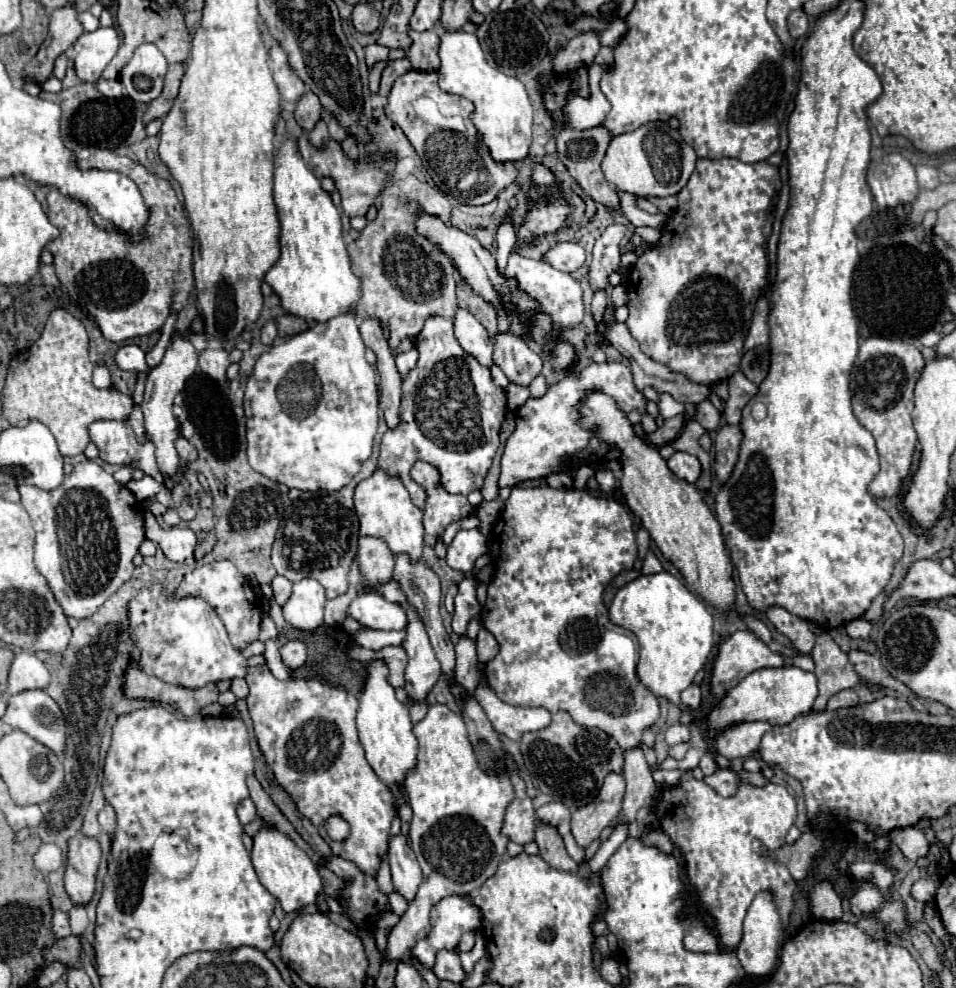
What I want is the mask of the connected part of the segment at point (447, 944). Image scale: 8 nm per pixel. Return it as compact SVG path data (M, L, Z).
M460 895L444 897L432 909L434 927L430 935L418 941L418 945L412 949L412 955L418 957L422 965L432 969L438 949L452 949L454 945L458 945L464 931L474 931L480 927L480 923L482 923L480 909L466 897Z

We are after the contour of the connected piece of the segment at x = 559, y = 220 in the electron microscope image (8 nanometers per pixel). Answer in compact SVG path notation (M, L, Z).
M564 201L534 205L526 215L526 223L520 227L518 237L524 241L534 241L538 235L546 235L564 225L564 217L568 215L568 205Z

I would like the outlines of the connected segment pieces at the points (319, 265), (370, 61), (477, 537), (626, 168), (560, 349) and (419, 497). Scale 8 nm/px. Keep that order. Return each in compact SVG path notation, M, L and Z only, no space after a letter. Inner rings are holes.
M284 141L276 153L274 203L280 221L280 259L266 273L264 281L280 297L286 313L306 321L328 321L338 313L350 313L360 301L360 279L352 271L352 261L342 235L340 211L322 191L320 181L302 161L296 143Z
M368 45L366 47L366 65L368 69L372 69L376 63L386 61L388 59L388 49L382 45Z
M478 529L458 531L454 541L446 549L446 563L452 569L460 569L468 573L472 571L474 561L484 553L488 553L488 543L486 543L486 537Z
M654 121L640 125L632 133L612 137L602 161L602 171L608 183L616 189L638 197L668 197L684 189L694 171L696 159L696 153L684 143L678 131L674 131L666 121Z
M558 341L558 343L550 345L550 347L552 347L552 355L550 355L550 357L556 359L556 367L558 367L558 369L570 369L570 363L572 363L572 359L574 359L574 349L572 349L572 345Z
M430 317L416 337L416 349L420 359L402 383L402 425L388 429L382 437L378 465L390 475L400 475L412 503L424 509L428 493L410 477L412 465L416 461L434 465L448 493L468 495L480 489L498 449L498 433L506 413L506 393L494 385L490 369L482 367L460 347L454 337L452 319Z

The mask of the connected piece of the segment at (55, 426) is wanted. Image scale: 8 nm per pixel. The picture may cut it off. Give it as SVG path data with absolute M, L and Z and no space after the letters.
M58 309L52 313L52 323L46 323L40 339L8 363L6 385L2 389L2 413L8 423L24 423L28 419L38 419L56 437L58 449L64 457L72 457L84 451L90 443L86 427L96 419L128 419L133 409L131 397L118 393L116 389L96 389L92 385L92 363L88 359L88 335L84 325L72 317L68 311Z

